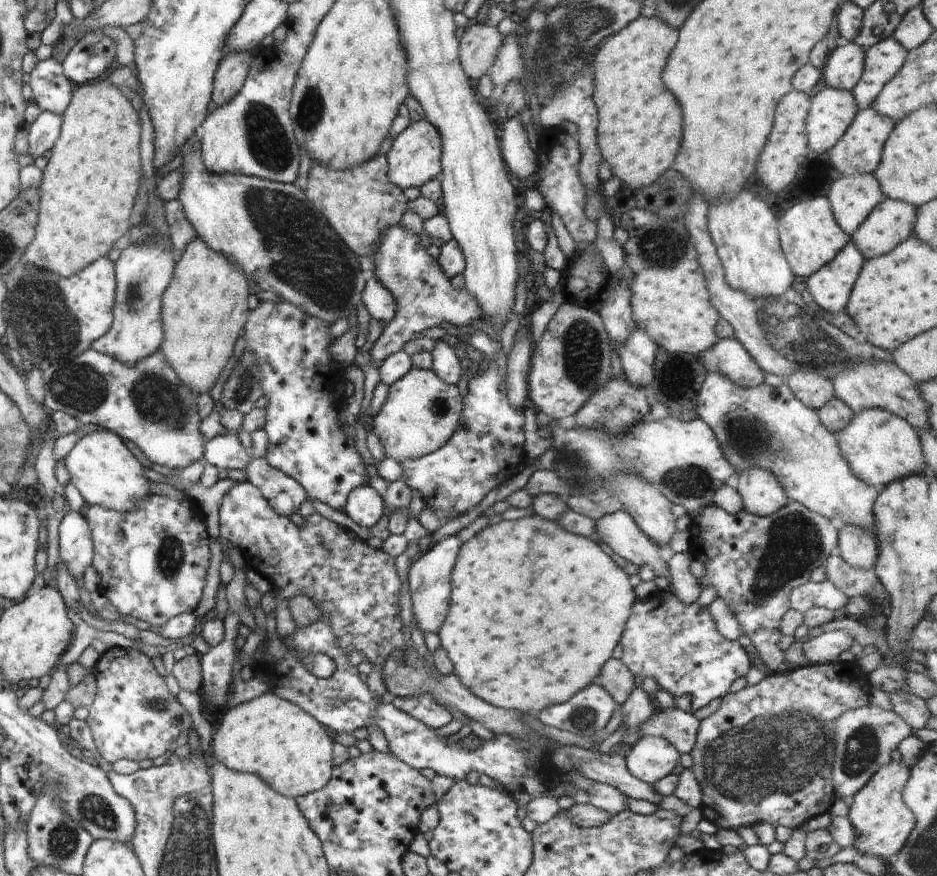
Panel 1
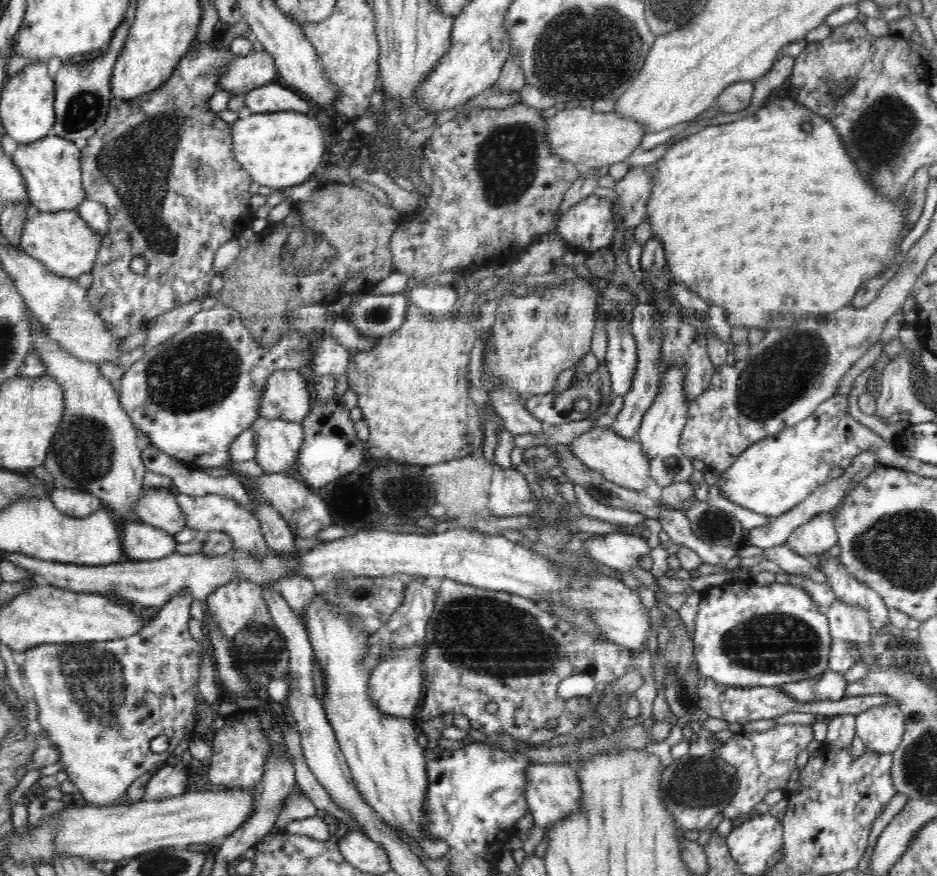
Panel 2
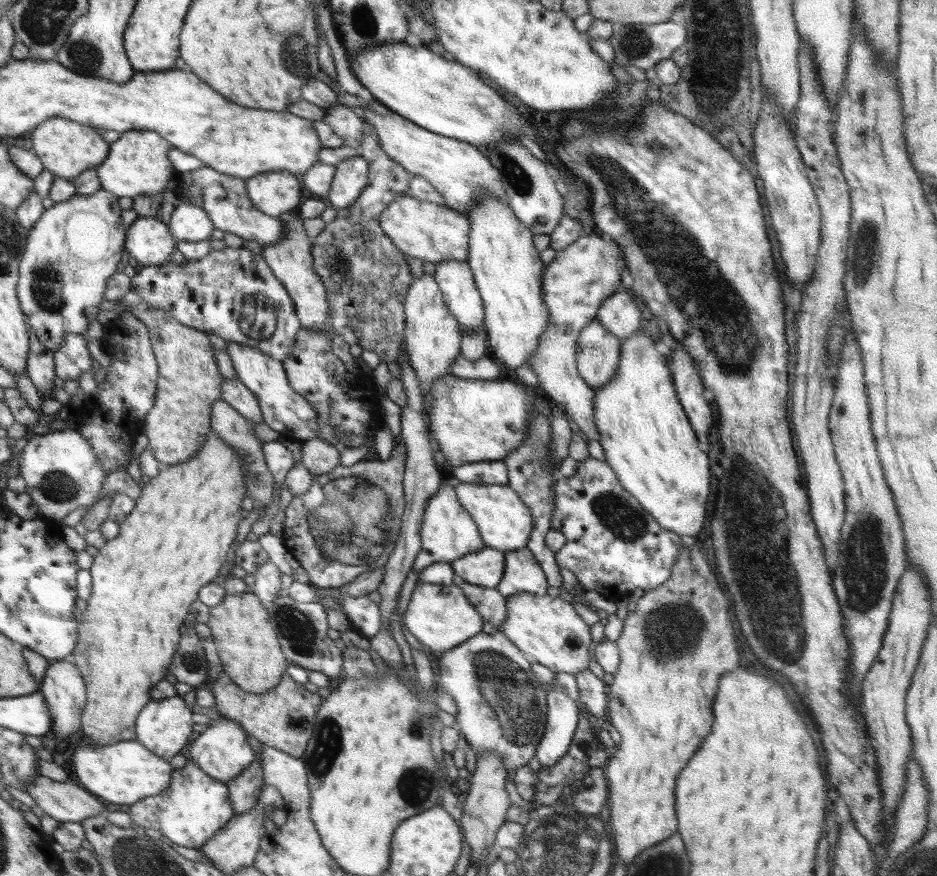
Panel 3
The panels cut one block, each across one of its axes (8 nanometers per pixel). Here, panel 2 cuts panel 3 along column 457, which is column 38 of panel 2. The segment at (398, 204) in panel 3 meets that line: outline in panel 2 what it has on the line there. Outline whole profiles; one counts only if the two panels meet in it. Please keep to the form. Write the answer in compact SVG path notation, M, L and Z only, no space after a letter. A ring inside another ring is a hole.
M77 210L34 211L22 229L19 246L26 254L46 265L52 274L77 280L80 275L92 272L101 247L101 238L86 224Z

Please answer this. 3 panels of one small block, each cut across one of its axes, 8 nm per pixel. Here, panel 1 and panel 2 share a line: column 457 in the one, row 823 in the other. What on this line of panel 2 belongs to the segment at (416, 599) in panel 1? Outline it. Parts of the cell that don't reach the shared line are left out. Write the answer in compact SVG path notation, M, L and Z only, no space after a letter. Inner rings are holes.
M531 762L531 766L526 770L526 804L532 813L537 824L543 830L543 839L536 848L534 856L543 858L548 846L548 828L558 824L558 820L564 820L568 814L580 812L582 806L582 785L576 776L576 768L568 764L536 764Z

